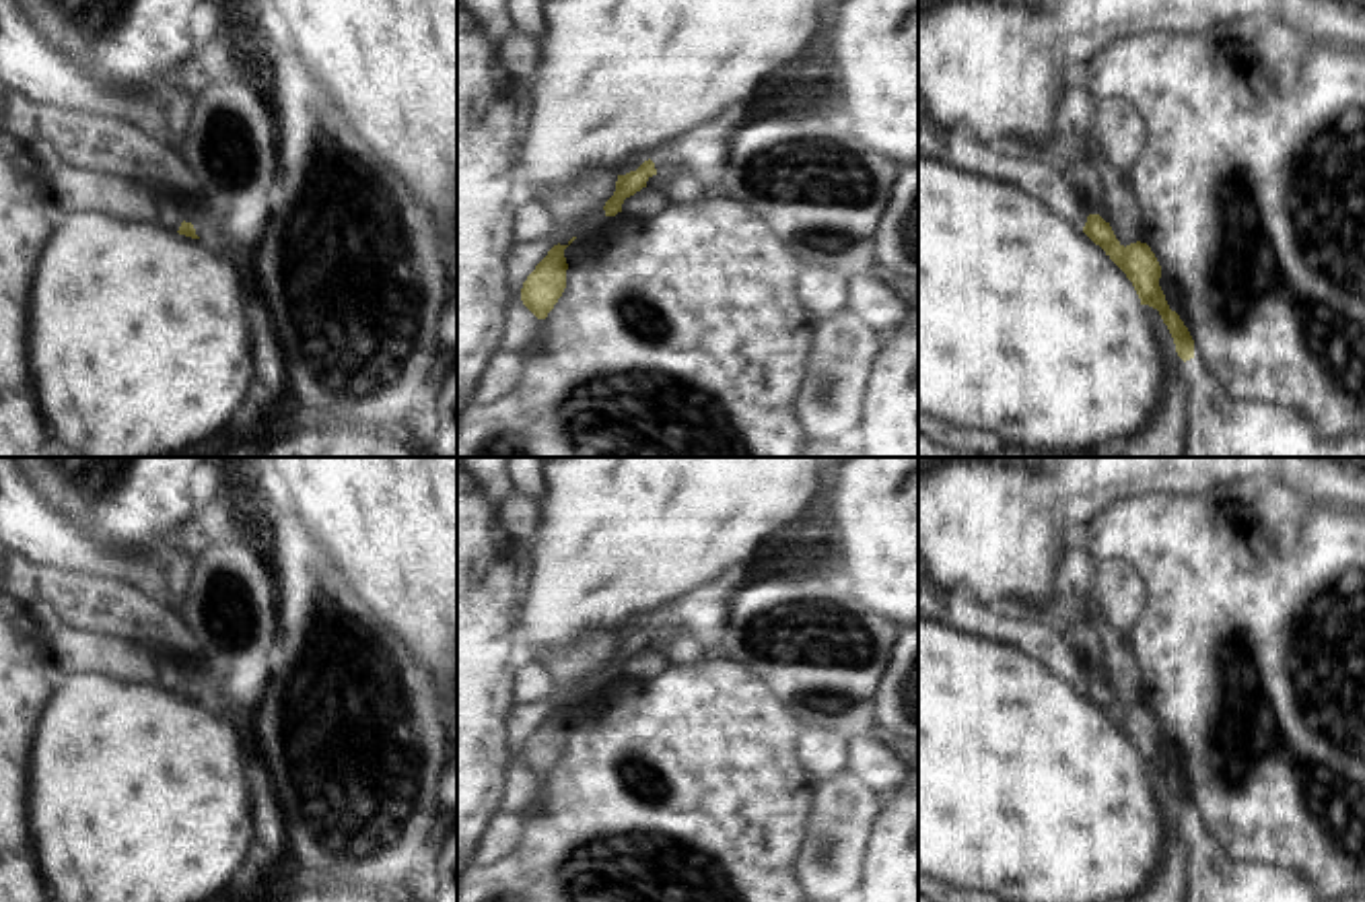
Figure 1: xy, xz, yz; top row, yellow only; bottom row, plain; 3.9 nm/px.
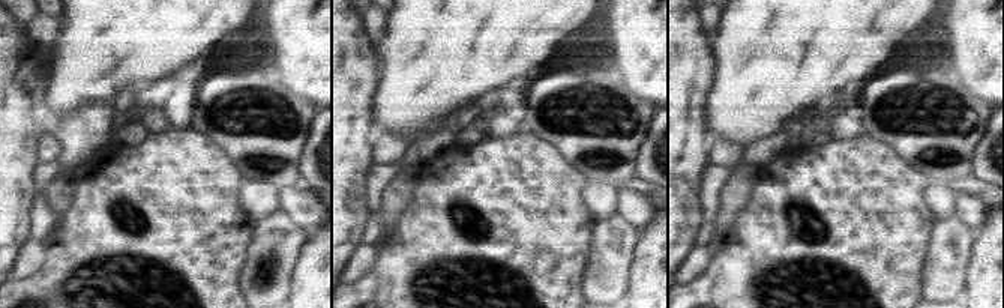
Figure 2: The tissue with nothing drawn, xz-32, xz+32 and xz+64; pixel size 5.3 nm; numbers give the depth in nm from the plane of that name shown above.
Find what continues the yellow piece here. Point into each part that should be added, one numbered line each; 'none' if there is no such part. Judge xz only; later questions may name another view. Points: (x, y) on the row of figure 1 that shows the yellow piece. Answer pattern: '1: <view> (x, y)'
none

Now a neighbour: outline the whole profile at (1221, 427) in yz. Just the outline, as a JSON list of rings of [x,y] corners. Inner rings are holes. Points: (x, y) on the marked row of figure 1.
[[[1200,358],[1182,365],[1190,387],[1184,457],[1365,457],[1365,435],[1330,439],[1305,414],[1233,400]]]

